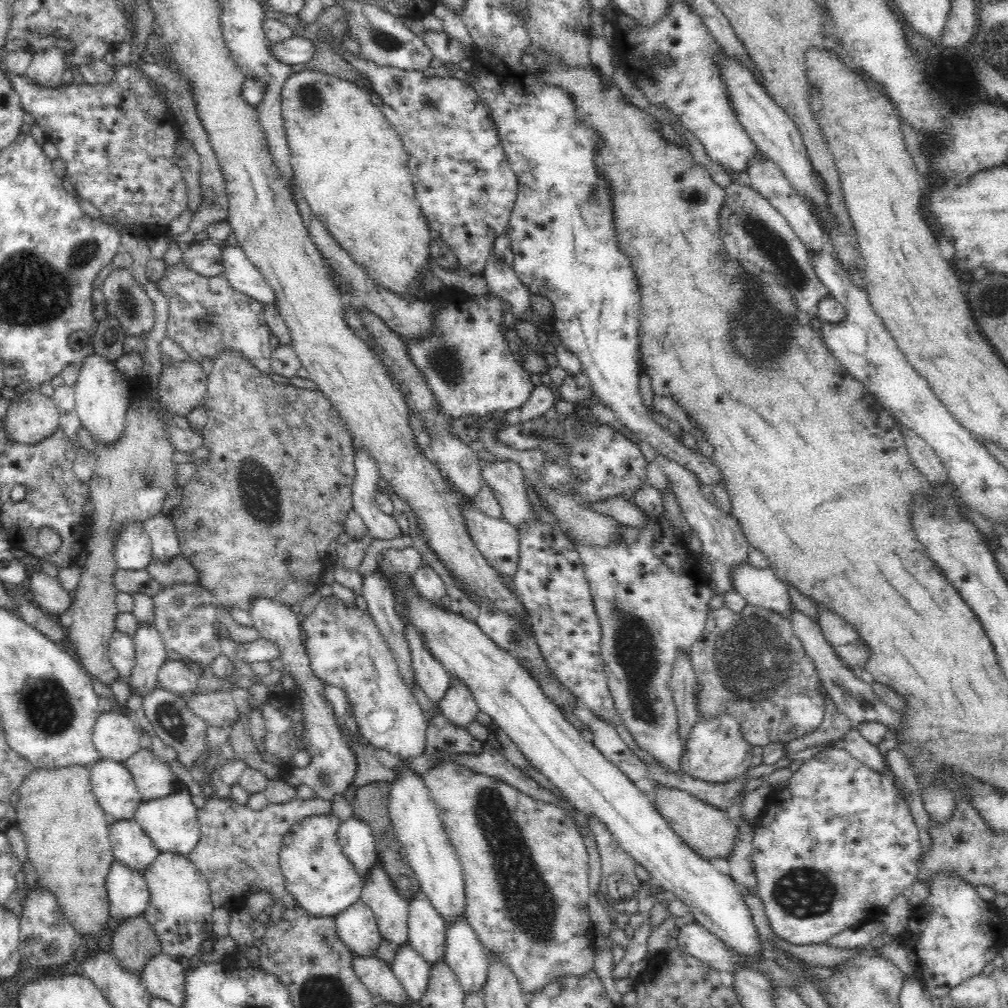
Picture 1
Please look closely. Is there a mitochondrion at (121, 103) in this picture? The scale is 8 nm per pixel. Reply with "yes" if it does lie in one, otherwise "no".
no

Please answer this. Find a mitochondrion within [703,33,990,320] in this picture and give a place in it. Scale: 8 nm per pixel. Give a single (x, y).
(766, 240)

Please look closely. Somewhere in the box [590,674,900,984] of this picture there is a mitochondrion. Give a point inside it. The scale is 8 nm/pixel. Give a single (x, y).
(804, 892)

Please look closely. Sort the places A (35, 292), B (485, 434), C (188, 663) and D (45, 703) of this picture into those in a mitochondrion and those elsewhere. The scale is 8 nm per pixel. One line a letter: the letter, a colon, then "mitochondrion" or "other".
A: mitochondrion
B: other
C: other
D: mitochondrion

